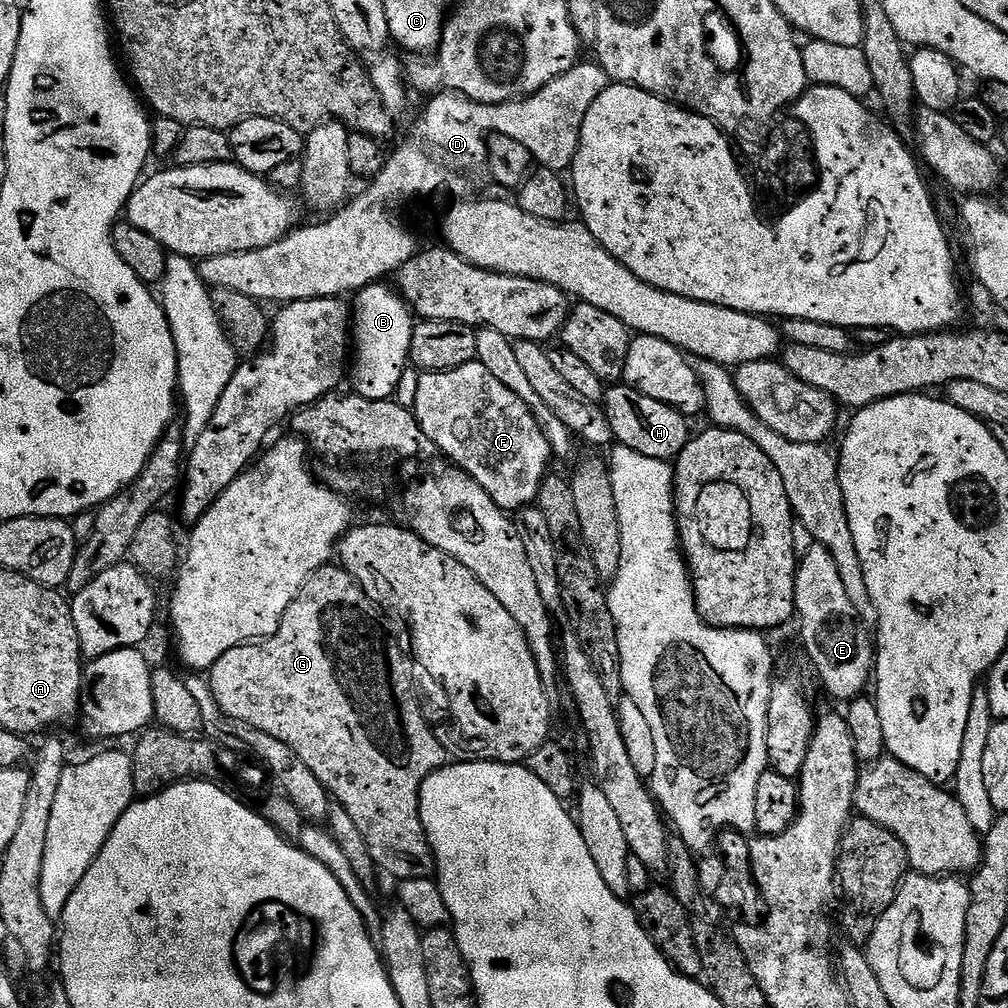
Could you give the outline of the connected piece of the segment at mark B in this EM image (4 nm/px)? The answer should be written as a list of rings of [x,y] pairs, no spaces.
[[[367,284],[360,289],[354,303],[354,371],[350,384],[352,380],[351,387],[362,398],[375,400],[390,400],[397,395],[412,354],[414,313],[395,287],[386,285]]]

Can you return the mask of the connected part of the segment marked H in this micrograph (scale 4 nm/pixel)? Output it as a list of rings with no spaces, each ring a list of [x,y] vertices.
[[[623,382],[613,383],[605,391],[602,407],[608,415],[613,441],[630,446],[630,450],[638,450],[638,454],[646,454],[646,458],[675,461],[690,439],[690,420],[681,409],[671,408],[666,402],[657,402],[655,398],[646,398],[646,394],[638,394],[638,390]]]

